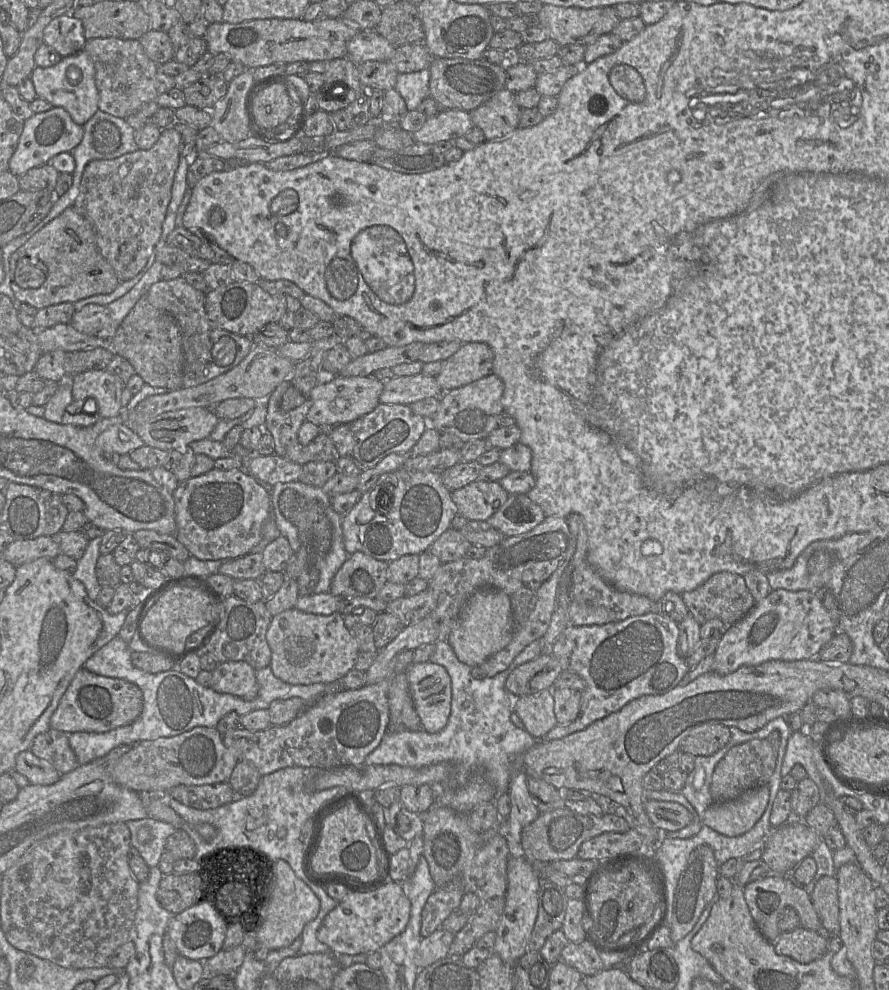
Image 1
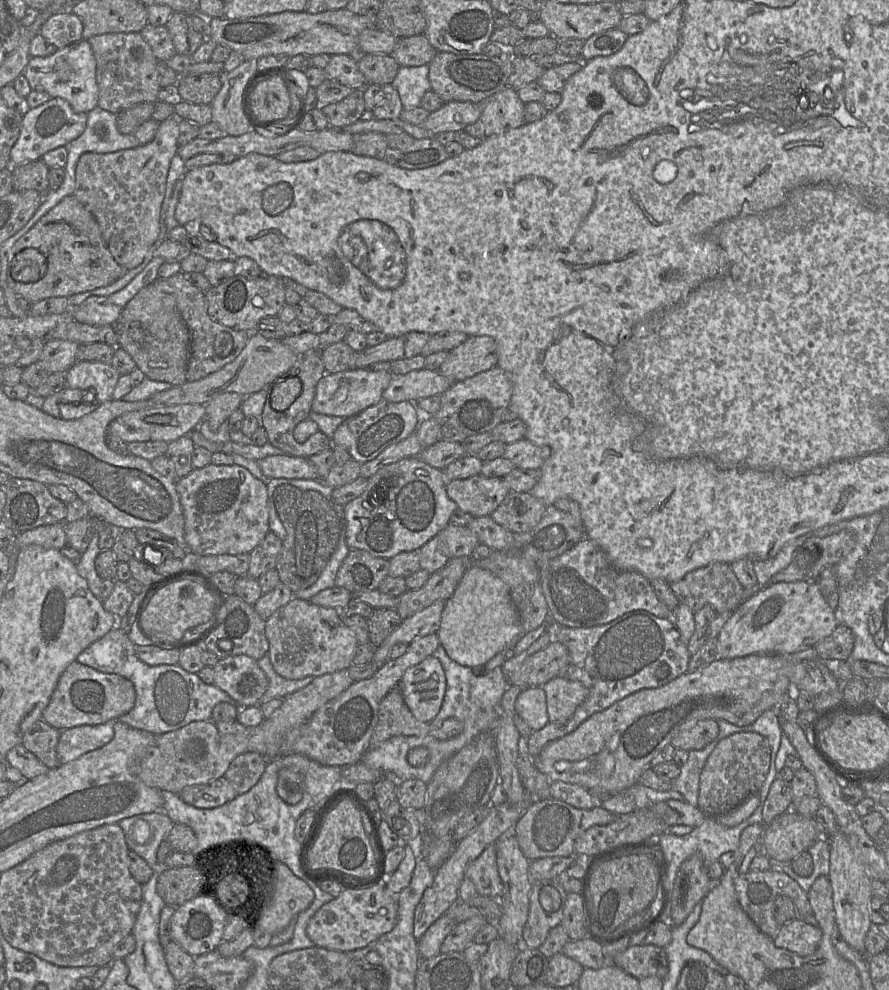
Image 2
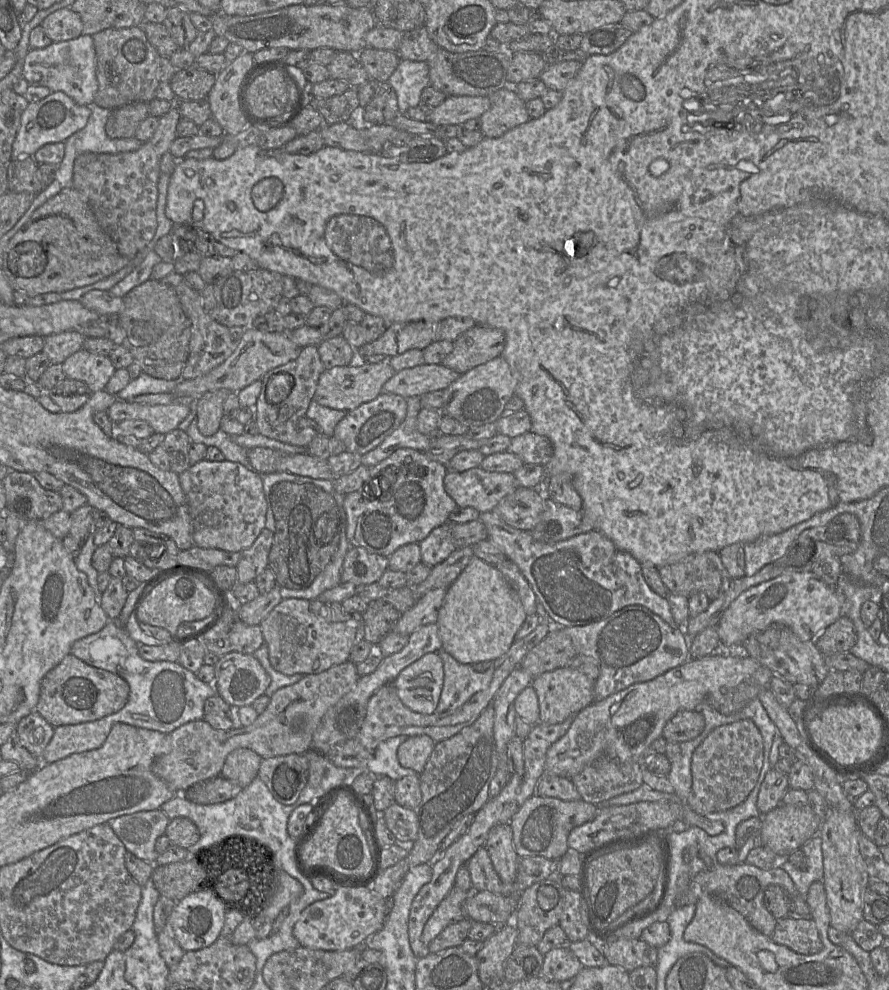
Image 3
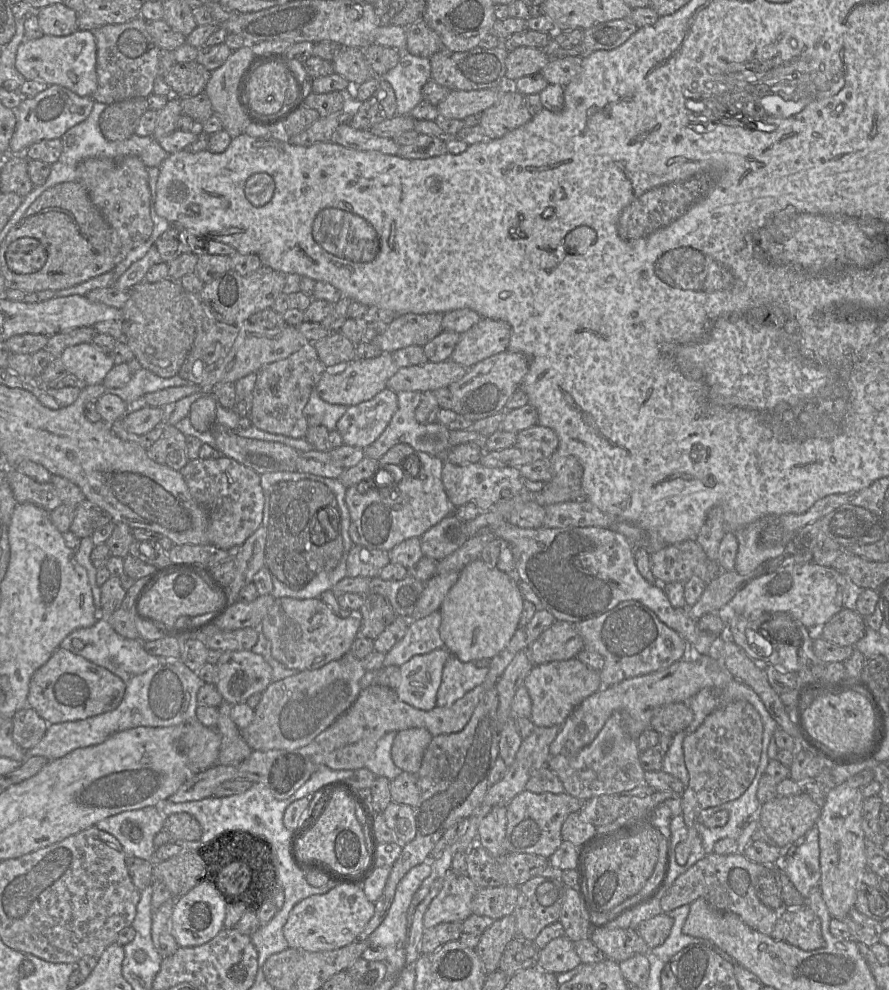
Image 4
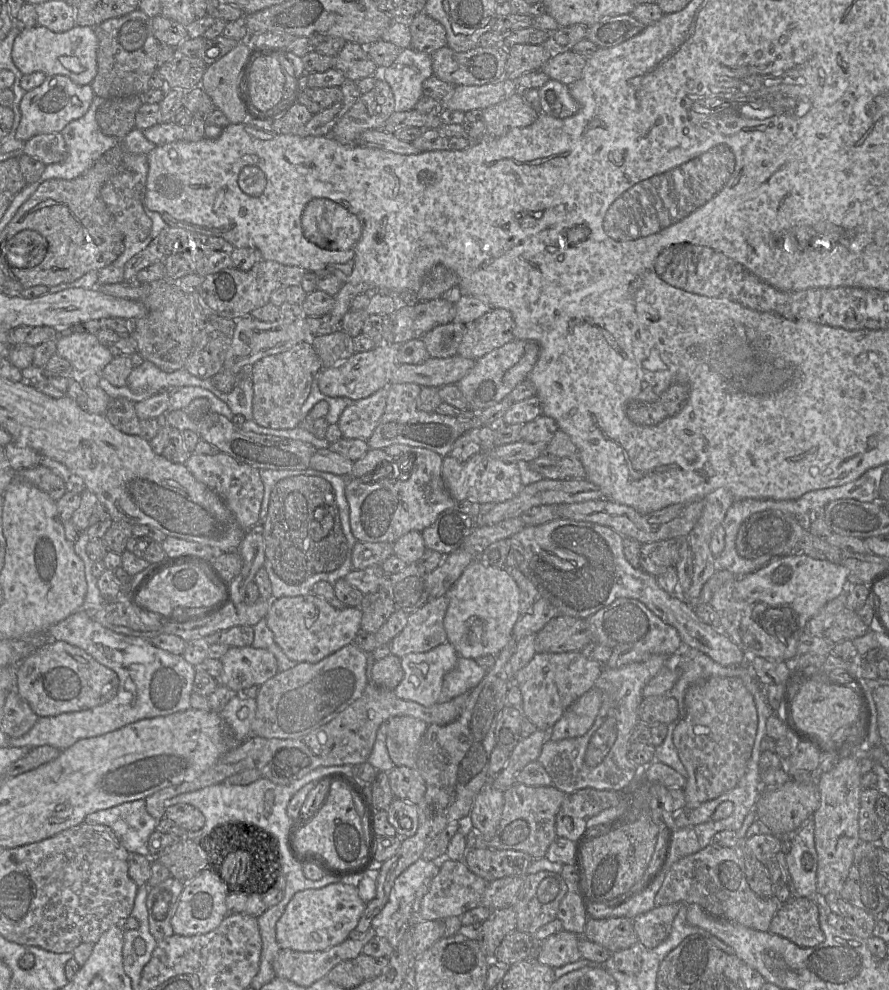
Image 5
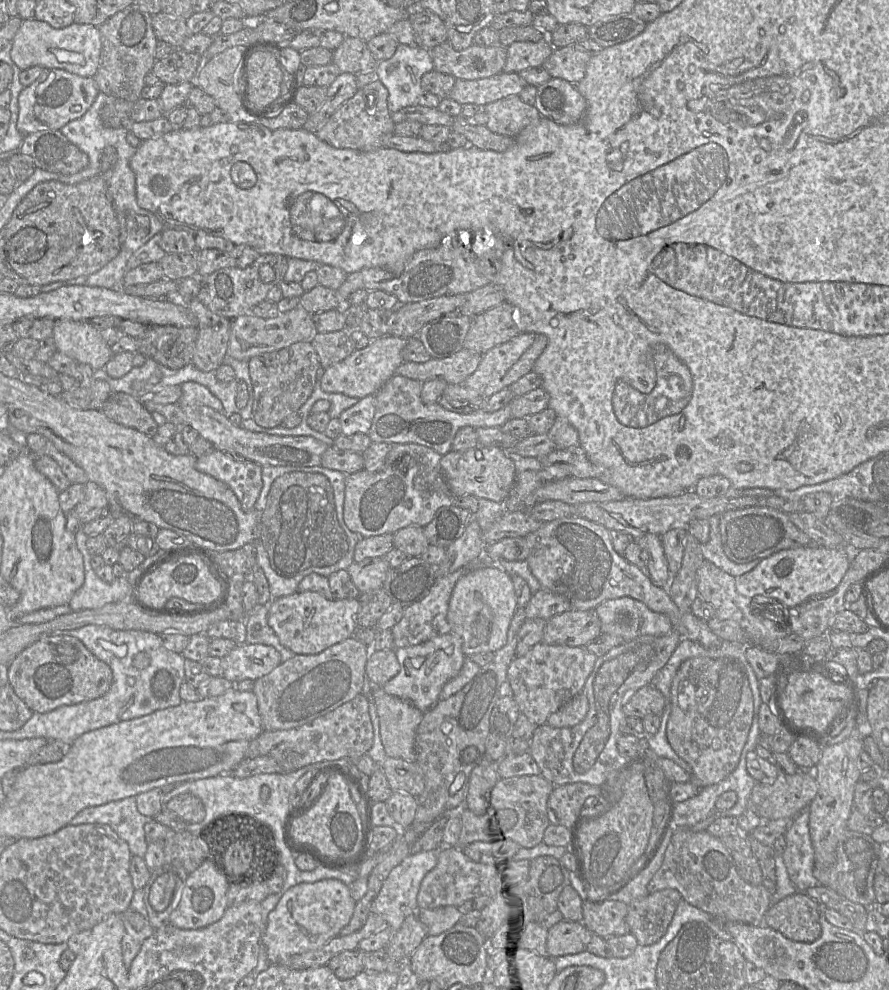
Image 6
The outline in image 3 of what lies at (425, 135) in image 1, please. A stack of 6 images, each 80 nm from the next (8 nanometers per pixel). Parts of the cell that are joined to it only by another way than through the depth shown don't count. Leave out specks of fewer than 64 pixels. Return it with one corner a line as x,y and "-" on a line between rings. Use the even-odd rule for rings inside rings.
448,96
439,106
433,109
431,122
436,126
463,125
466,121
479,118
490,108
488,96

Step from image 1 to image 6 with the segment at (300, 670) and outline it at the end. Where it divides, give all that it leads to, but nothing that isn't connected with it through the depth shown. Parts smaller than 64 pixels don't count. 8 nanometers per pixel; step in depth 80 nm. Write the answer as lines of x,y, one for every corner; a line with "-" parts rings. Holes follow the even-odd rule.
297,591
272,599
267,621
281,644
295,655
315,655
353,636
359,608
359,599
328,600
317,592

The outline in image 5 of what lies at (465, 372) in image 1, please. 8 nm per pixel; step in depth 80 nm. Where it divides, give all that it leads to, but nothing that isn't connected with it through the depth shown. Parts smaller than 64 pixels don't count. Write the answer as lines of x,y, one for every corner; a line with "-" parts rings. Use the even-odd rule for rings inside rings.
502,308
491,309
467,325
457,354
478,360
494,349
511,342
514,338
512,313

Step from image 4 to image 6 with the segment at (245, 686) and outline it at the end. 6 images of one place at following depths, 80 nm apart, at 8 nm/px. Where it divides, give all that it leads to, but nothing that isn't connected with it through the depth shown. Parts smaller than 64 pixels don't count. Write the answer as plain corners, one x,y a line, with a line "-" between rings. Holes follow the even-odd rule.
244,643
221,658
223,675
232,684
242,680
257,680
269,674
281,663
279,652
272,646

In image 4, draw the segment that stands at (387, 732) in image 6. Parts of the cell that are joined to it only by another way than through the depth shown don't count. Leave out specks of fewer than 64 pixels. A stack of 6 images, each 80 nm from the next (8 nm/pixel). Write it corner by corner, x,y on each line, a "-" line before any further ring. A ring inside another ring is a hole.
425,728
398,731
391,747
394,764
402,771
417,774
433,736

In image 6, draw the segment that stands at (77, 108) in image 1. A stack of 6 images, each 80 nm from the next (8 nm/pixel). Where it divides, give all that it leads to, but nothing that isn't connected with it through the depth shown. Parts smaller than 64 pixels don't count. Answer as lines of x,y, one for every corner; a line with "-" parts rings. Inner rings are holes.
33,18
22,21
12,41
11,58
20,70
41,66
44,69
64,69
83,77
94,77
100,64
101,49
99,27
74,22
57,29

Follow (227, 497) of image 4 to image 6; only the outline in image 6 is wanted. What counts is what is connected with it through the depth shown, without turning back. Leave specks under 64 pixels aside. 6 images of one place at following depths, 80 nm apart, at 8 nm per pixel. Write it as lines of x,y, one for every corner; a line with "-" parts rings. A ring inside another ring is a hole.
215,449
210,454
197,457
195,468
228,485
243,510
254,509
263,486
262,466

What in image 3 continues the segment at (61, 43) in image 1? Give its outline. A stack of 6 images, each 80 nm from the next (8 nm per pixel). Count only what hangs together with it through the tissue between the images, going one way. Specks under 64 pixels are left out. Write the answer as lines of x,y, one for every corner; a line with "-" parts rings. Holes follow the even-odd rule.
69,7
49,14
41,23
45,34
53,42
68,41
82,35
81,17

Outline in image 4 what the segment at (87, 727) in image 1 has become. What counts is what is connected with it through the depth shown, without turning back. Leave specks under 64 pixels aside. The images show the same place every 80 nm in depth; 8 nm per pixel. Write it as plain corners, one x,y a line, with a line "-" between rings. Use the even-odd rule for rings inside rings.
59,647
50,659
33,674
30,681
28,704
48,724
57,724
86,719
116,709
124,697
125,689
124,681
108,669

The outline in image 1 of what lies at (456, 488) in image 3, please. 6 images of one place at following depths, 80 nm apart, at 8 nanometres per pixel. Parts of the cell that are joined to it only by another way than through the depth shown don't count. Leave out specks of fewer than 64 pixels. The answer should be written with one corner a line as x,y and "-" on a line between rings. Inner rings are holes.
480,479
451,491
458,513
468,521
487,521
506,502
508,495
498,481

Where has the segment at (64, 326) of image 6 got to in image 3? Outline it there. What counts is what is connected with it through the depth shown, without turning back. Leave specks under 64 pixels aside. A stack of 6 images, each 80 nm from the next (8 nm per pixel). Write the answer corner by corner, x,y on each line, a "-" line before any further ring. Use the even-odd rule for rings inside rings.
84,348
69,356
62,368
67,377
84,382
92,392
105,390
116,371
108,356
94,354

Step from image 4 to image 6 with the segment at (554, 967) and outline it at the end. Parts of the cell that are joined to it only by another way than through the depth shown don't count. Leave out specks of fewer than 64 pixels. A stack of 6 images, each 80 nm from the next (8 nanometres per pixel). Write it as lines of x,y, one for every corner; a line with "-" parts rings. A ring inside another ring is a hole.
561,920
547,931
547,956
556,958
585,951
590,934
582,922

